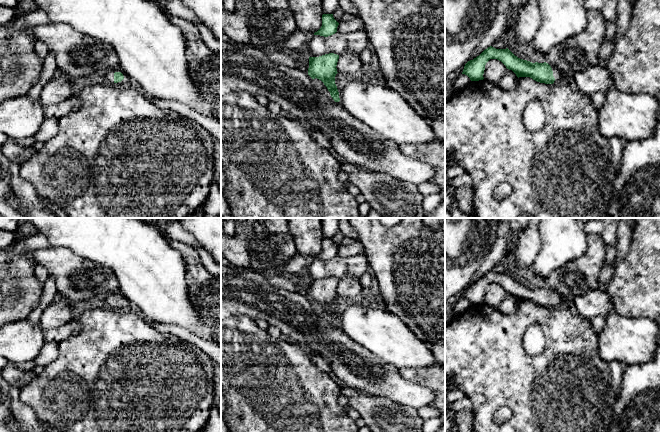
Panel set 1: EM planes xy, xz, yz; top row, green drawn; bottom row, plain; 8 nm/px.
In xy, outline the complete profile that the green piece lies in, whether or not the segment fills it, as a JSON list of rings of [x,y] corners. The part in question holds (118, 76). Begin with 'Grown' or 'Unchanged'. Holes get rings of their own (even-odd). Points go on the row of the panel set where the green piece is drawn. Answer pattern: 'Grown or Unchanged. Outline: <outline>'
Grown. Outline: [[[120,68],[111,69],[105,72],[105,82],[117,86],[130,86],[132,80]]]

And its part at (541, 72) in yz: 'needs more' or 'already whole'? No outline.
needs more

